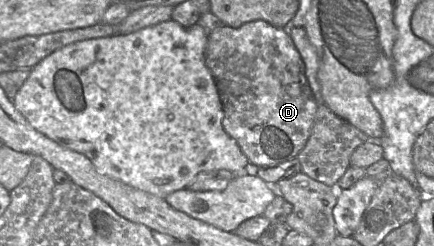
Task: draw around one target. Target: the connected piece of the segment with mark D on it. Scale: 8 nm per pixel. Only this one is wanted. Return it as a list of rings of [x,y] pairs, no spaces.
[[[264,20],[247,22],[238,28],[222,25],[221,27],[208,33],[207,45],[205,49],[205,64],[214,78],[222,103],[223,128],[226,133],[237,142],[249,162],[258,167],[272,167],[295,158],[306,145],[306,142],[311,134],[319,104],[308,84],[304,62],[293,44],[288,29],[277,28]]]

